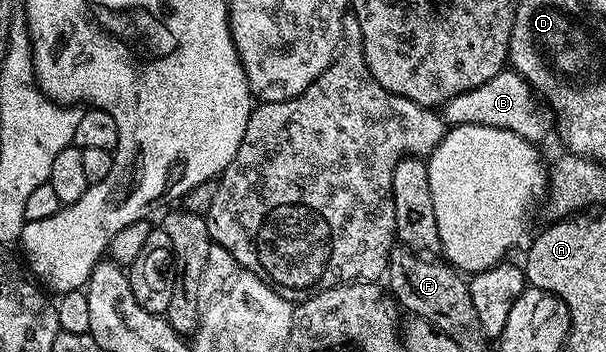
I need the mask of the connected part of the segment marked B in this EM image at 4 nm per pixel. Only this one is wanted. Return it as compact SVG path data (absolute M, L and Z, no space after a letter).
M502 71L487 79L487 83L479 83L479 87L447 99L445 104L440 106L439 112L446 126L449 127L454 125L499 127L515 131L515 135L528 141L541 143L549 132L554 132L555 117L548 108L537 109L536 103L538 104L533 88L518 73Z

